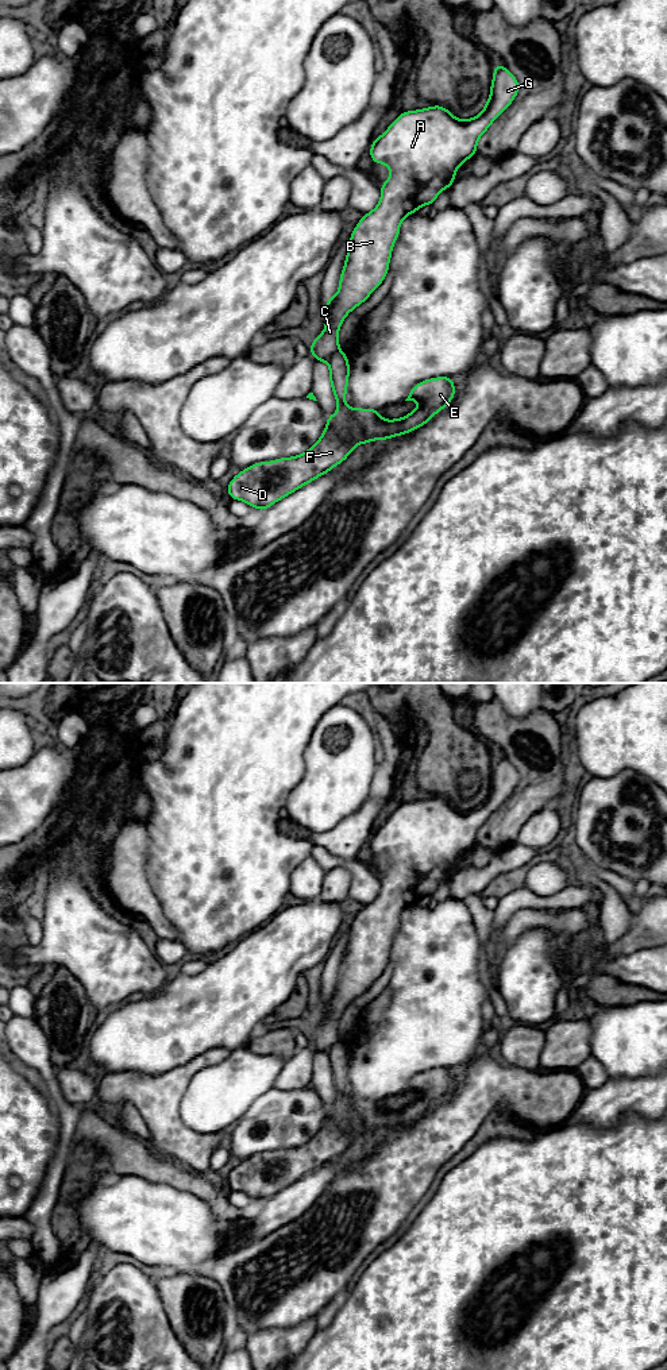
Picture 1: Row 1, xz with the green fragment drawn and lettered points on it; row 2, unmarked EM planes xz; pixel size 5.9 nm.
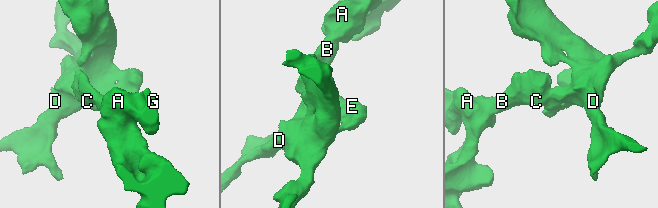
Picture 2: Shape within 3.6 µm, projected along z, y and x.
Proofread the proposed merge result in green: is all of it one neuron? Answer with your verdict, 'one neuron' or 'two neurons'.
two neurons

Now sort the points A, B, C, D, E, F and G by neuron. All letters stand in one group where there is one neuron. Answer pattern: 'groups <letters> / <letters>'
groups A B C G / D E F

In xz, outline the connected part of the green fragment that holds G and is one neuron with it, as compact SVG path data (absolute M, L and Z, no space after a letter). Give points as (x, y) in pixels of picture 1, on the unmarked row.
M497 755L493 761L489 791L479 806L462 811L442 796L406 802L401 803L388 821L373 831L369 841L373 854L383 854L392 867L379 877L381 891L378 896L365 904L351 923L338 984L327 991L325 1019L309 1037L316 1051L328 1053L340 1041L339 1020L344 1010L363 995L386 969L402 911L423 896L432 896L444 880L451 879L456 872L455 864L459 857L477 845L479 829L513 794L518 780L518 771L513 764Z

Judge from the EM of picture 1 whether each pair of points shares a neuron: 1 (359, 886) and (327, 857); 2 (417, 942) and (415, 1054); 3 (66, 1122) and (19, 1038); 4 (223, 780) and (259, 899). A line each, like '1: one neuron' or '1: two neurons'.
1: one neuron
2: one neuron
3: one neuron
4: one neuron

